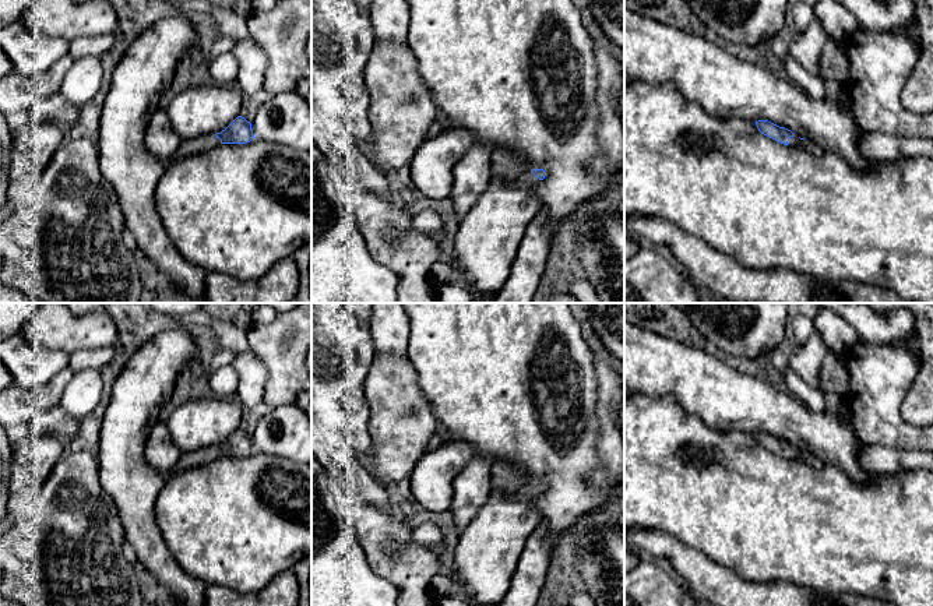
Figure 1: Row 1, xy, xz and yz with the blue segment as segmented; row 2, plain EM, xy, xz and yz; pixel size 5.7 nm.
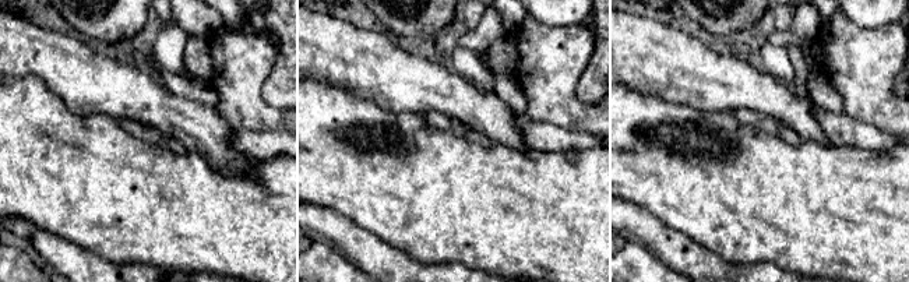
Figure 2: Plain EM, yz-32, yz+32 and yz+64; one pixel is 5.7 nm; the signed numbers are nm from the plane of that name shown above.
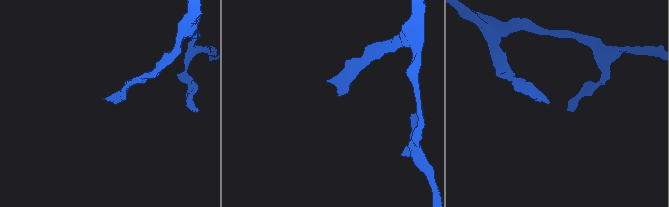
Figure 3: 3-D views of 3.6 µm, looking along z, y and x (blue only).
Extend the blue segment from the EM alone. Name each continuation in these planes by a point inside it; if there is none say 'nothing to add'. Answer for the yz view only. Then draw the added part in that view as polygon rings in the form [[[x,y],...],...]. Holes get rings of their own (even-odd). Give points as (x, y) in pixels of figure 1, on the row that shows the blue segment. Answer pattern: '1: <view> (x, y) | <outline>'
1: yz (795, 141) | [[[796,134],[789,138],[788,147],[795,147],[807,151],[813,156],[820,156],[823,154],[823,149],[817,147],[810,140],[800,140]]]

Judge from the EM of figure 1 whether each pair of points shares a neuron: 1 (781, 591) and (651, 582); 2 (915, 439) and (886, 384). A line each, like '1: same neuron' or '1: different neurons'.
1: different neurons
2: same neuron

